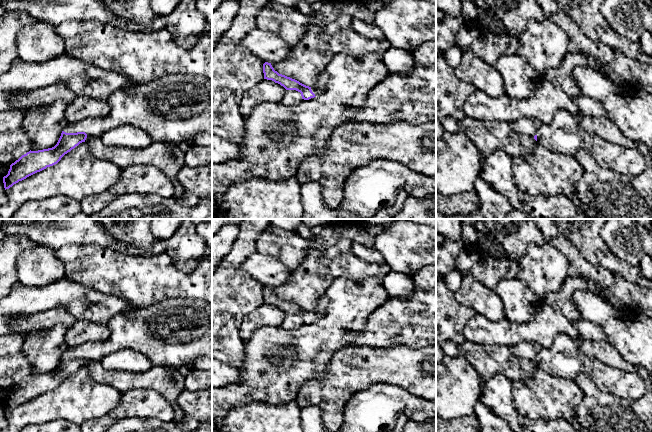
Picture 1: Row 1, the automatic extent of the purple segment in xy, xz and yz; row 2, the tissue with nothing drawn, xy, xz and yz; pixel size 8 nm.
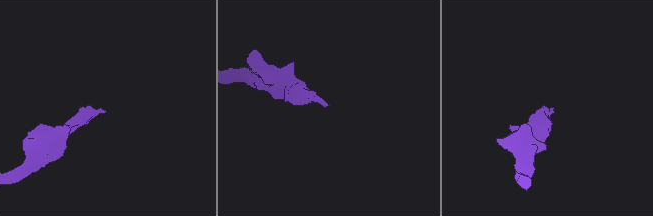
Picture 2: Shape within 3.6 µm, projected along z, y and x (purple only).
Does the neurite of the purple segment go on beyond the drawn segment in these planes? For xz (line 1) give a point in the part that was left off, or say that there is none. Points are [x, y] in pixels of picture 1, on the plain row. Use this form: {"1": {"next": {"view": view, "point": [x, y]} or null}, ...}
{"1": {"next": {"view": "xz", "point": [322, 303]}}}

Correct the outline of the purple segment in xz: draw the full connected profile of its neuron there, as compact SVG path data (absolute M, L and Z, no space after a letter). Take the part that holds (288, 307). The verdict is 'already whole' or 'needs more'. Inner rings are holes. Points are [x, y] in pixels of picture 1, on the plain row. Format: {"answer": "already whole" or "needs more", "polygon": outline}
{"answer": "needs more", "polygon": "M265 286L263 288L264 303L272 304L280 308L286 314L296 314L301 317L302 323L309 324L323 317L327 310L328 297L324 294L318 300L317 309L313 311L306 310L299 305L279 298L274 294L271 287Z"}

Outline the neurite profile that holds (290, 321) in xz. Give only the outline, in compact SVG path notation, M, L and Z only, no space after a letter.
M286 314L281 327L285 329L298 328L302 325L301 317L296 314Z

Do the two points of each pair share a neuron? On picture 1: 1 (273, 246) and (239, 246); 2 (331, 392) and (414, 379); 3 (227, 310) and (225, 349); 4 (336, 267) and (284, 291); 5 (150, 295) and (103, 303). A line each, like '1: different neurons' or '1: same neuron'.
1: different neurons
2: same neuron
3: same neuron
4: same neuron
5: different neurons

